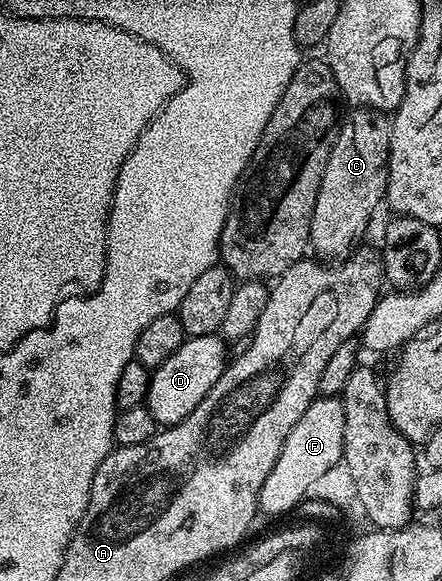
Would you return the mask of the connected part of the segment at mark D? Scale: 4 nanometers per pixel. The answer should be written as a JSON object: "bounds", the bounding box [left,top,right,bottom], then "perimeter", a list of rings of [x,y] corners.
{"bounds":[144,335,228,427],"perimeter":[[[200,335],[199,337],[186,337],[181,347],[160,367],[153,369],[150,375],[148,395],[144,402],[144,408],[154,416],[159,426],[169,427],[178,425],[216,387],[220,375],[225,371],[228,364],[228,345],[221,336]]]}

